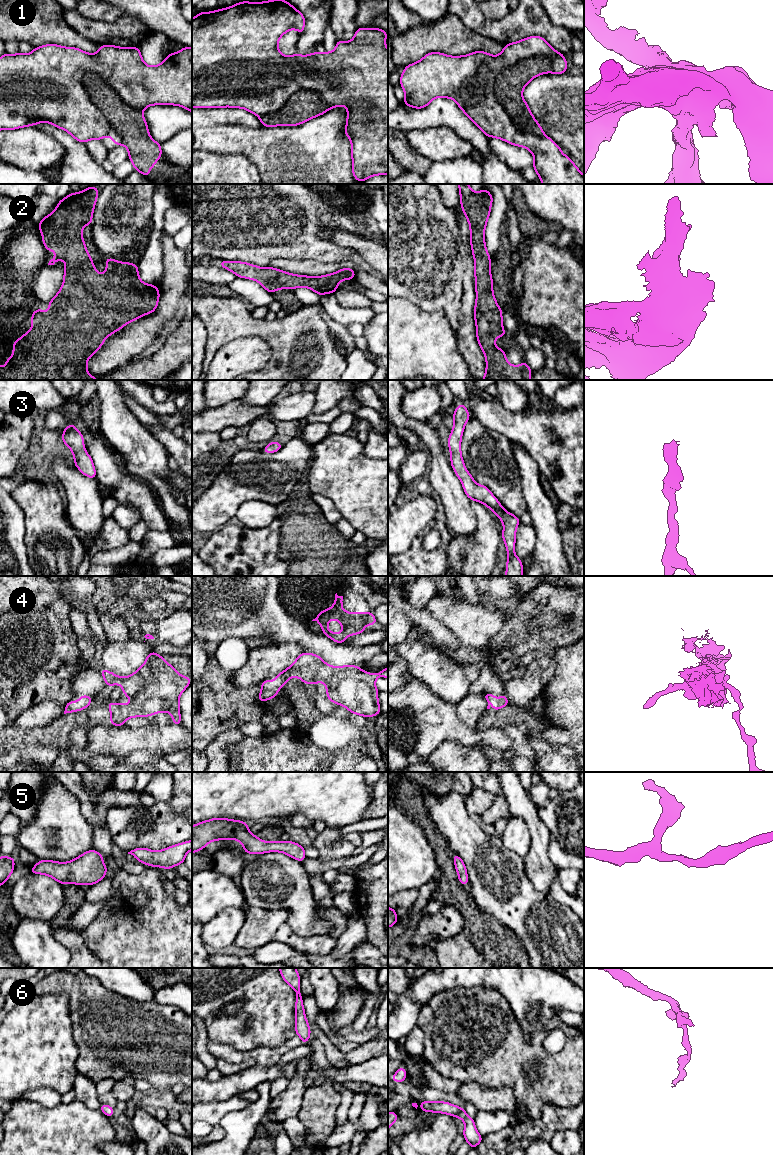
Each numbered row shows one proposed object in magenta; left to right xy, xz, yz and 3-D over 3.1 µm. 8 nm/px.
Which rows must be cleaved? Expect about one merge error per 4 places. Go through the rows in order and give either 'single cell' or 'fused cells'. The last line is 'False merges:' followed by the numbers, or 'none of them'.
1: fused cells
2: single cell
3: single cell
4: single cell
5: single cell
6: single cell
False merges: 1

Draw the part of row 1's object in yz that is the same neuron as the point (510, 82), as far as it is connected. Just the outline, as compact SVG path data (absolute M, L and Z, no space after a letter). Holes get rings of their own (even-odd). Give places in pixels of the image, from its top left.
M544 56L523 58L507 65L494 83L497 101L511 116L514 126L522 132L544 136L544 131L523 99L524 87L536 76L551 71L551 60Z

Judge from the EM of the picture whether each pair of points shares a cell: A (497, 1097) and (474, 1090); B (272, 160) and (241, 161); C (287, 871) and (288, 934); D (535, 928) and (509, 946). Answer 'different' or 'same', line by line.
A: same
B: different
C: different
D: different

